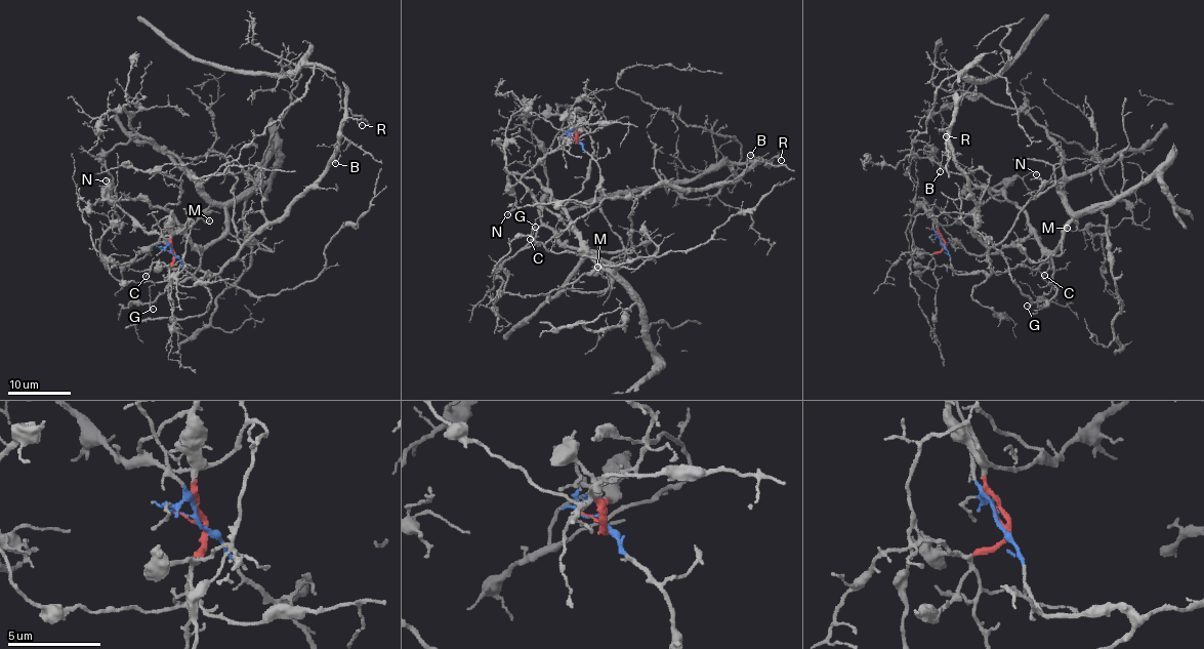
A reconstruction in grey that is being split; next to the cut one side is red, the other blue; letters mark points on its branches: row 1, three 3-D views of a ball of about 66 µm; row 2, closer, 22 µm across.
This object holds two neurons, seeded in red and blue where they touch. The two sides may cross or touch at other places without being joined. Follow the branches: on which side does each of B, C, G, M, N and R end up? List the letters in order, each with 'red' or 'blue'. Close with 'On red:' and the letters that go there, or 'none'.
B: blue
C: blue
G: red
M: red
N: red
R: blue
On red: G, M, N

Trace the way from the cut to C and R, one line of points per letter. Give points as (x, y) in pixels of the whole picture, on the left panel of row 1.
C: (172, 253), (198, 279), (212, 273), (183, 266), (170, 269), (158, 262), (144, 277)
R: (172, 253), (198, 279), (217, 274), (323, 171), (333, 153), (339, 127), (348, 118), (362, 124)

